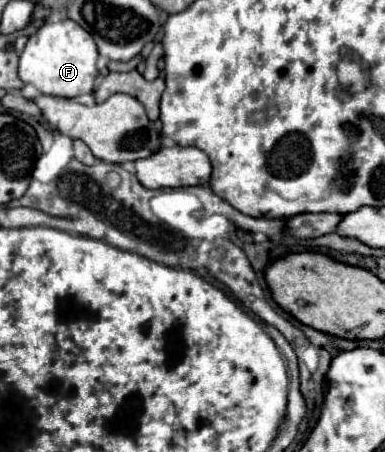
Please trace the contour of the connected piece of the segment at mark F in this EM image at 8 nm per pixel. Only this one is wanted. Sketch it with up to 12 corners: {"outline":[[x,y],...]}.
{"outline":[[70,18],[44,22],[18,76],[42,94],[92,92],[98,48]]}

